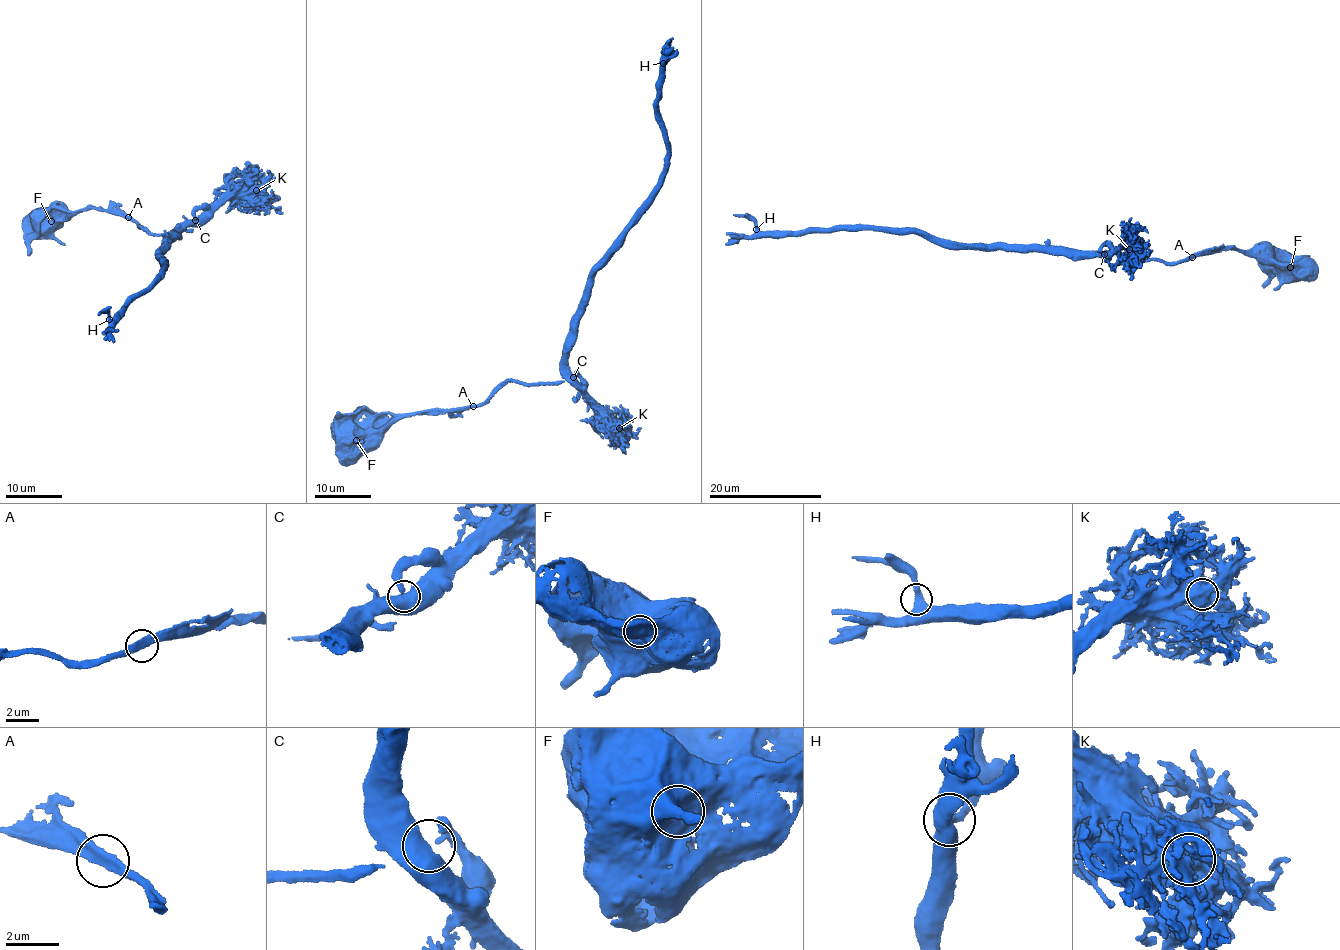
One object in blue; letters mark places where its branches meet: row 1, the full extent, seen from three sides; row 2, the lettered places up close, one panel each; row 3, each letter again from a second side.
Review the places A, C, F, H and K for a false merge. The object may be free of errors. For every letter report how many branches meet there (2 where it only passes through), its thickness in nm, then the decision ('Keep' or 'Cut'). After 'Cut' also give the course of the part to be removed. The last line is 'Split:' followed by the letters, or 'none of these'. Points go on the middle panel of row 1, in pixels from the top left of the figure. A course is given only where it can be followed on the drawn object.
A: Branches: 2. Thickness 360 nm. Keep
C: Branches: 1. Thickness 750 nm. Keep
F: Branches: 1. Thickness 1300 nm. Keep
H: Branches: 2. Thickness 400 nm. Keep
K: Branches: 3. Thickness 700 nm. Keep
Split: none of these

